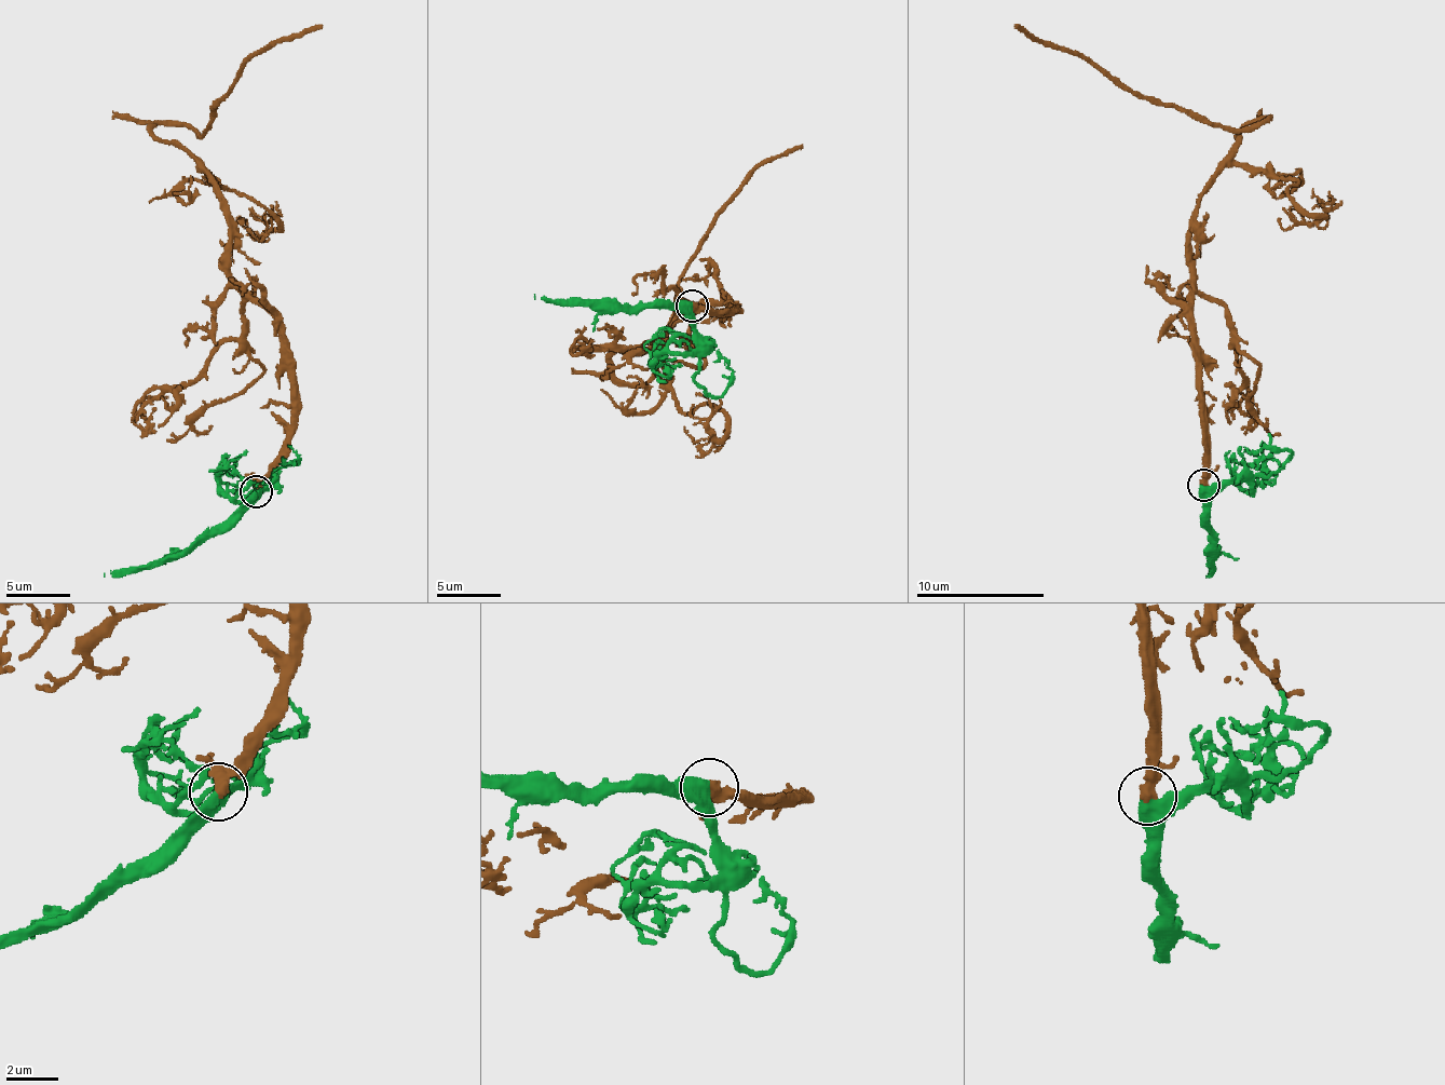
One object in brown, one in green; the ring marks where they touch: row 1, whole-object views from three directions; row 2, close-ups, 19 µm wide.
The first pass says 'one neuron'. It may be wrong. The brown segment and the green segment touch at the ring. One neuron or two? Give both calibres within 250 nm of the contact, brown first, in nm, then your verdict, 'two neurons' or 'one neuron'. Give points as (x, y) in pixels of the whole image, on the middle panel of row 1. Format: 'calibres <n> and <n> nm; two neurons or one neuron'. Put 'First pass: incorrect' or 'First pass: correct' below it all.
calibres 340 and 400 nm; one neuron
First pass: correct

